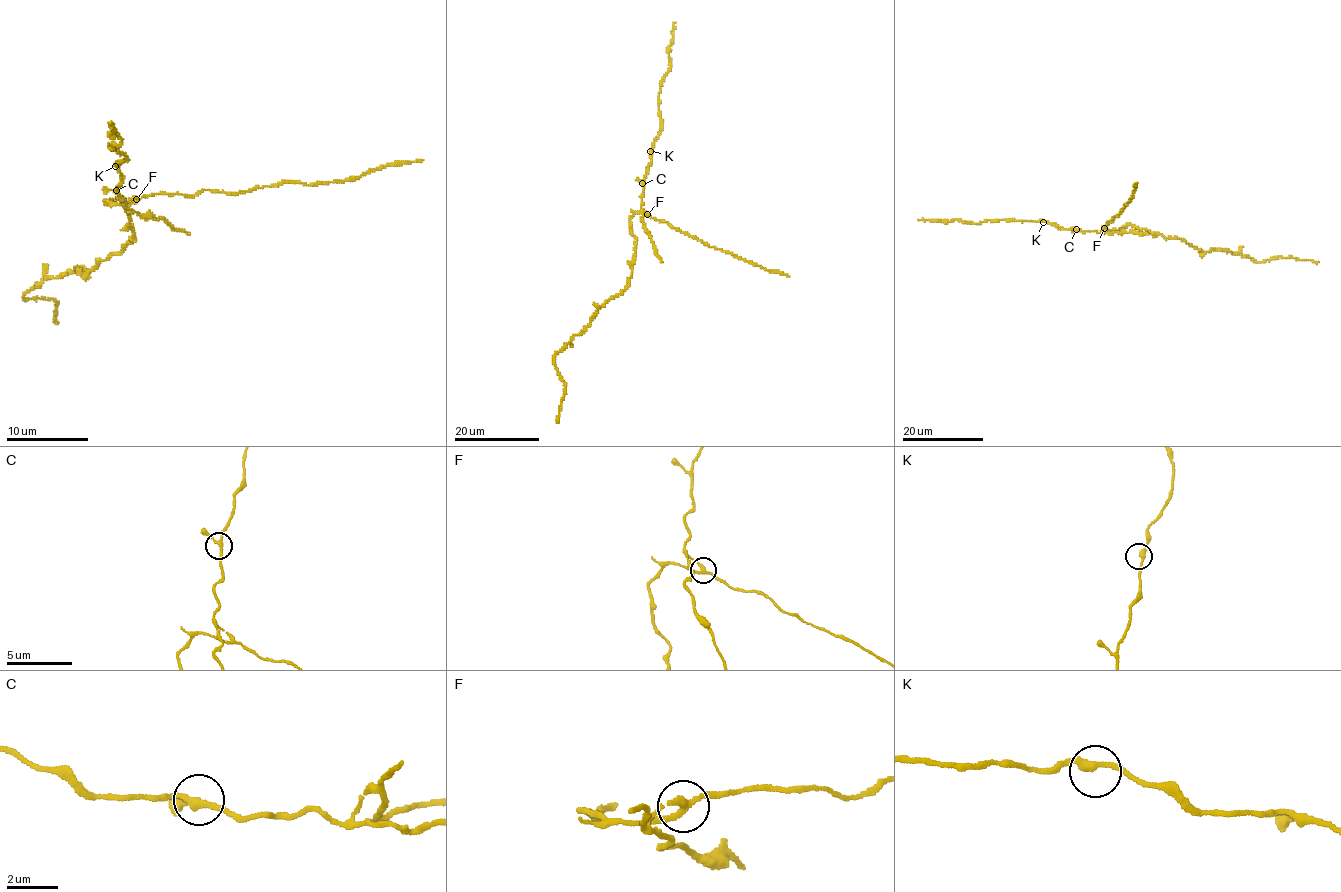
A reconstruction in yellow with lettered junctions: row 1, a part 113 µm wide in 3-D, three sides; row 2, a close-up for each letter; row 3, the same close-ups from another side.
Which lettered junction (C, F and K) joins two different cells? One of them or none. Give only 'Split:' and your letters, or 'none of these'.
Split: F

